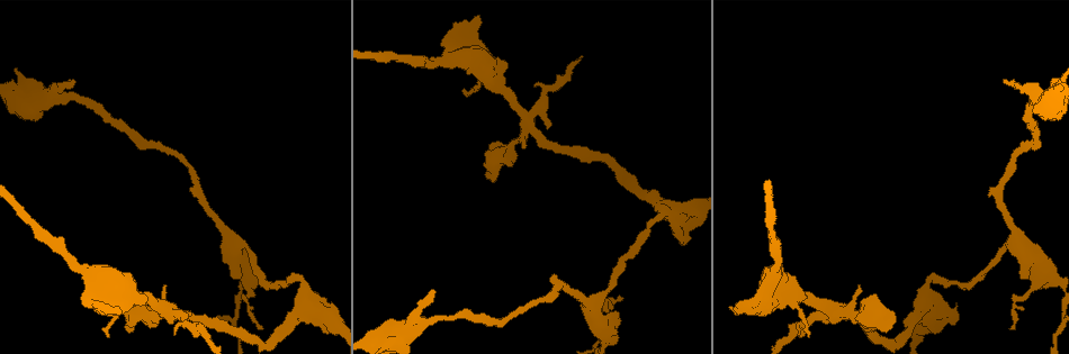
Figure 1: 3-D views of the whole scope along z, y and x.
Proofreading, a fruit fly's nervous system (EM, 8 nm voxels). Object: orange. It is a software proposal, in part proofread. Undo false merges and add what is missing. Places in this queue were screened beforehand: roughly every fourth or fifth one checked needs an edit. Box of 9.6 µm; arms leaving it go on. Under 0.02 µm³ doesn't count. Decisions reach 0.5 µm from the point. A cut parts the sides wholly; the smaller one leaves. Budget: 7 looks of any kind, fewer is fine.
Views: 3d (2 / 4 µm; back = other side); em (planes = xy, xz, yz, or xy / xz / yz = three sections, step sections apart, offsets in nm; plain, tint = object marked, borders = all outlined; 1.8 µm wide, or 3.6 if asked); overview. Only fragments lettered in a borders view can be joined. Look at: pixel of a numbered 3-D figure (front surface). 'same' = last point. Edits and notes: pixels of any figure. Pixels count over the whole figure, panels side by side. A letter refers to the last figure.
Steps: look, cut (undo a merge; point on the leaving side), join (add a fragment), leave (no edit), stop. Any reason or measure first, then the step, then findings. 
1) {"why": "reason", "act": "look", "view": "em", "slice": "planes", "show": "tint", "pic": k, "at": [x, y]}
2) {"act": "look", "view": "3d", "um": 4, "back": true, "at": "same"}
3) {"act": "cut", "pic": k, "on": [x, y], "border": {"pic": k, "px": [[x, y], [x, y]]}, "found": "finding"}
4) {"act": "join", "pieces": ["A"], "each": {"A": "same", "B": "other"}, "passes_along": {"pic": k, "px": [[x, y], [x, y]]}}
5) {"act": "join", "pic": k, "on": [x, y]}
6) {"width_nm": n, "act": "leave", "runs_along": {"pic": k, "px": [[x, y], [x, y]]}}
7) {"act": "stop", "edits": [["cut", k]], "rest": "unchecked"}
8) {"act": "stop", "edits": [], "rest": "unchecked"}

{"why": "a narrow waist", "act": "look", "view": "3d", "um": 2, "pic": 1, "at": [531, 130]}

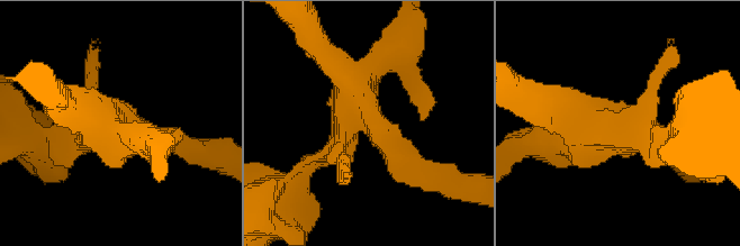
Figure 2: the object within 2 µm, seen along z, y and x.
{"act": "look", "view": "em", "slice": "xz", "step": 16, "show": "tint", "pic": 2, "at": [113, 130]}

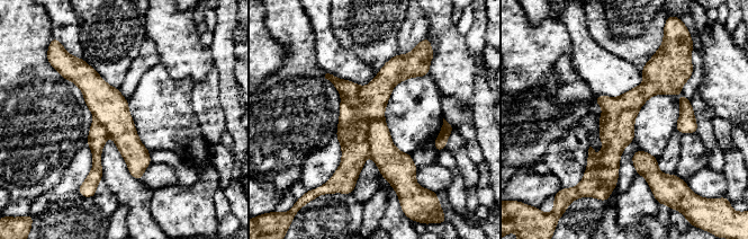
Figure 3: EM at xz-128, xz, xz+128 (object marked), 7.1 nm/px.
{"act": "look", "view": "em", "slice": "planes", "show": "borders", "at": "same"}

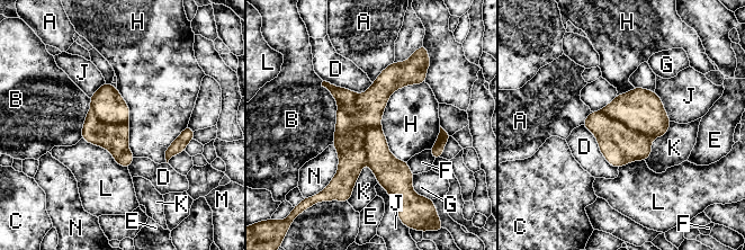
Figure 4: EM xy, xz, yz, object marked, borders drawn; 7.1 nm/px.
{"width_nm": 320, "act": "cut", "pic": 4, "on": [619, 144], "each": {"A": "other", "B": "other", "C": "other", "D": "other", "E": "other", "F": "other", "G": "other", "H": "other", "J": "other", "K": "other", "L": "other", "M": "other", "N": "other"}, "part_leaving": {"pic": 4, "px": [[402, 65], [350, 130], [348, 188]]}, "found": "two neurons meet here"}

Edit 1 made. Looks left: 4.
{"why": "see it whole again", "act": "look", "view": "overview"}

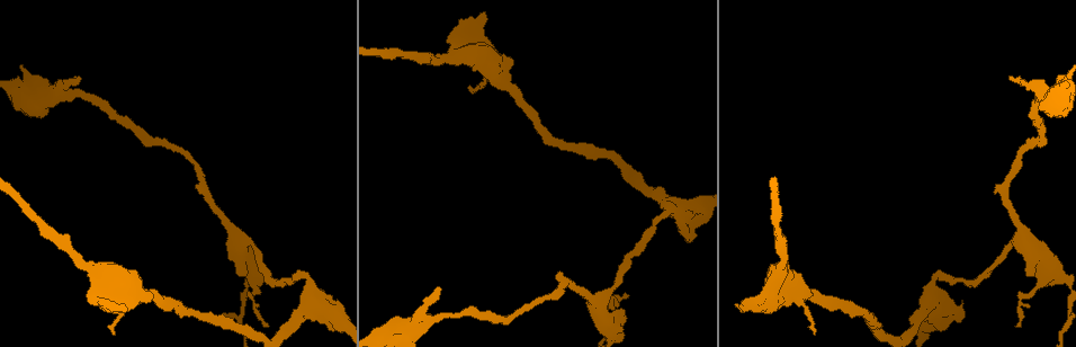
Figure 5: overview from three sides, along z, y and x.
{"why": "abrupt turn", "act": "look", "view": "em", "slice": "planes", "show": "tint", "pic": 5, "at": [90, 294]}

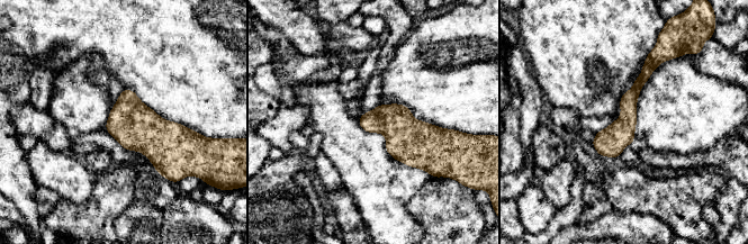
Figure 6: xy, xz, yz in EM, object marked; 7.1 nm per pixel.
{"act": "look", "view": "em", "slice": "planes", "show": "borders", "at": "same"}

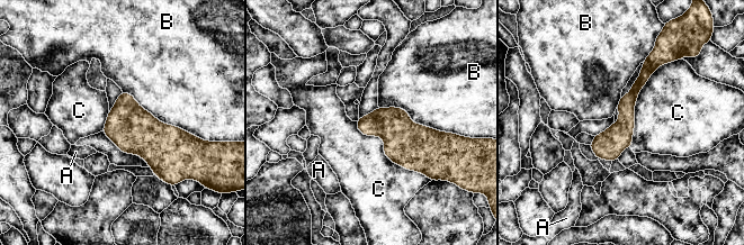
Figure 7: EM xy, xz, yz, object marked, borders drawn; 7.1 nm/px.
{"width_nm": 190, "act": "leave", "each": {"A": "other", "B": "other", "C": "other"}, "found": "all the same neuron"}

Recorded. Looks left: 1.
{"act": "stop", "edits": [["cut", 4]], "rest": "unchecked"}

